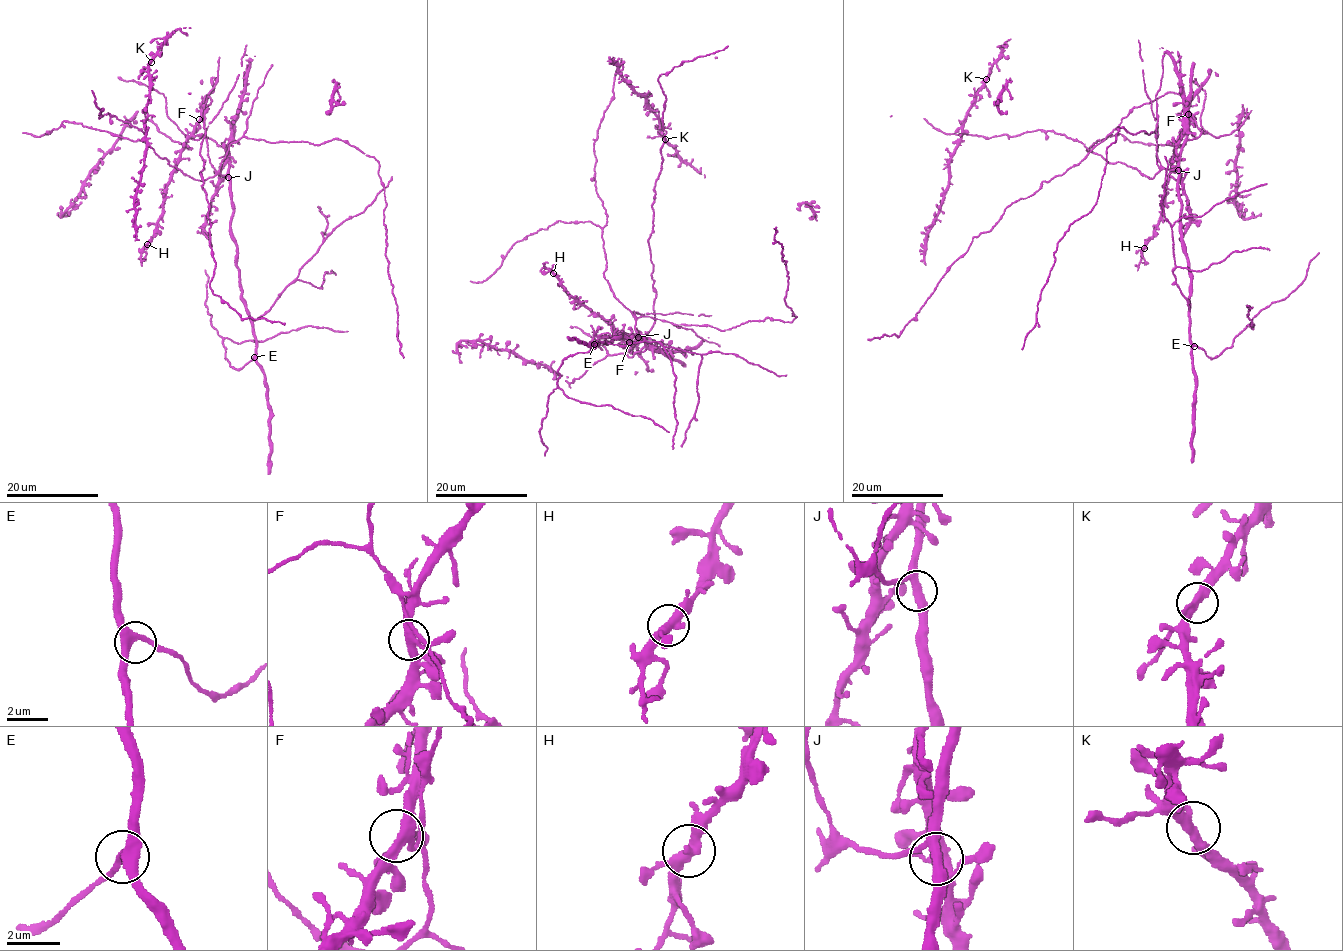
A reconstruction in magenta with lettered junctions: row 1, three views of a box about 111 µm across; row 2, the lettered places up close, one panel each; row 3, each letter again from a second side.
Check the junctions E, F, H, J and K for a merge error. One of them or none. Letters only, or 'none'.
none

